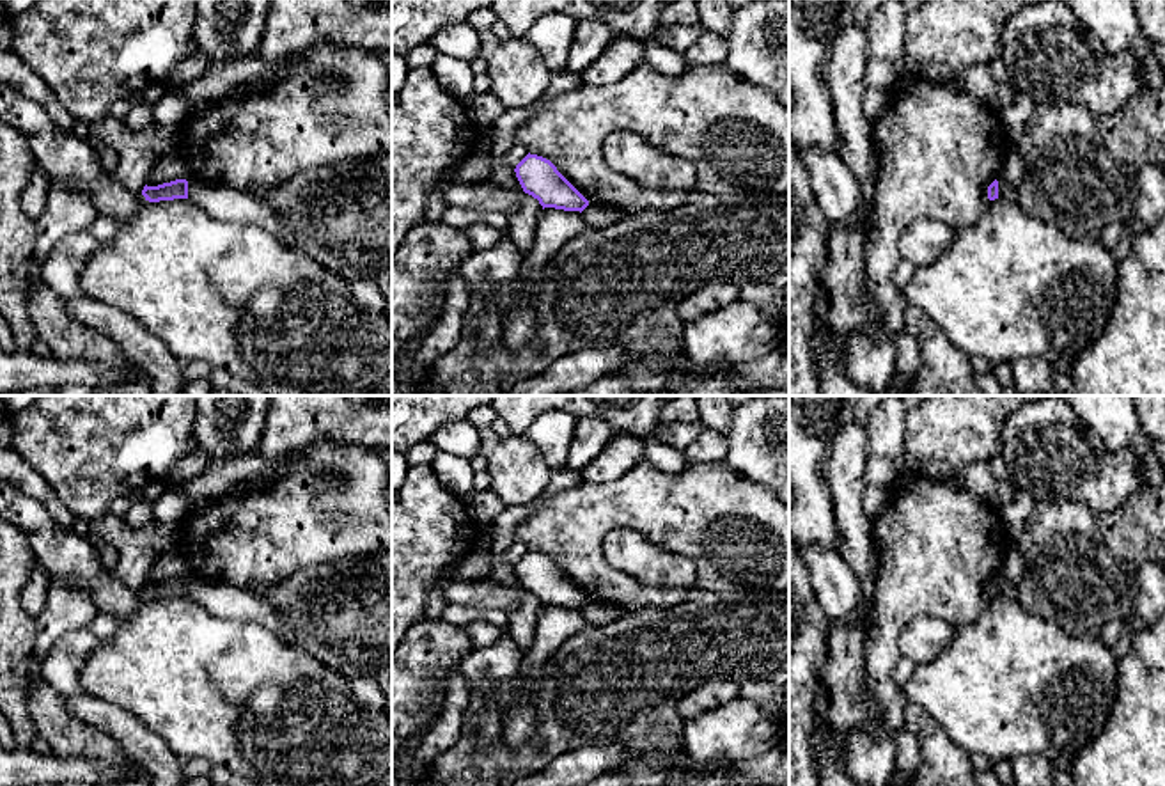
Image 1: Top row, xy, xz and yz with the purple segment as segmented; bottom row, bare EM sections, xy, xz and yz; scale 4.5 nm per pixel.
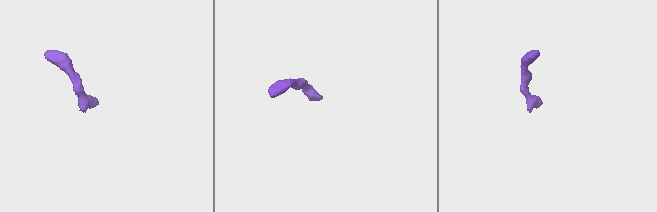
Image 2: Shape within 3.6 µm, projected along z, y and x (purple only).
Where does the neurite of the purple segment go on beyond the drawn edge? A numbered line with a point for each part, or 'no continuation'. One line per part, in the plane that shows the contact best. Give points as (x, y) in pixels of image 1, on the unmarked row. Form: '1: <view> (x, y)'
no continuation

